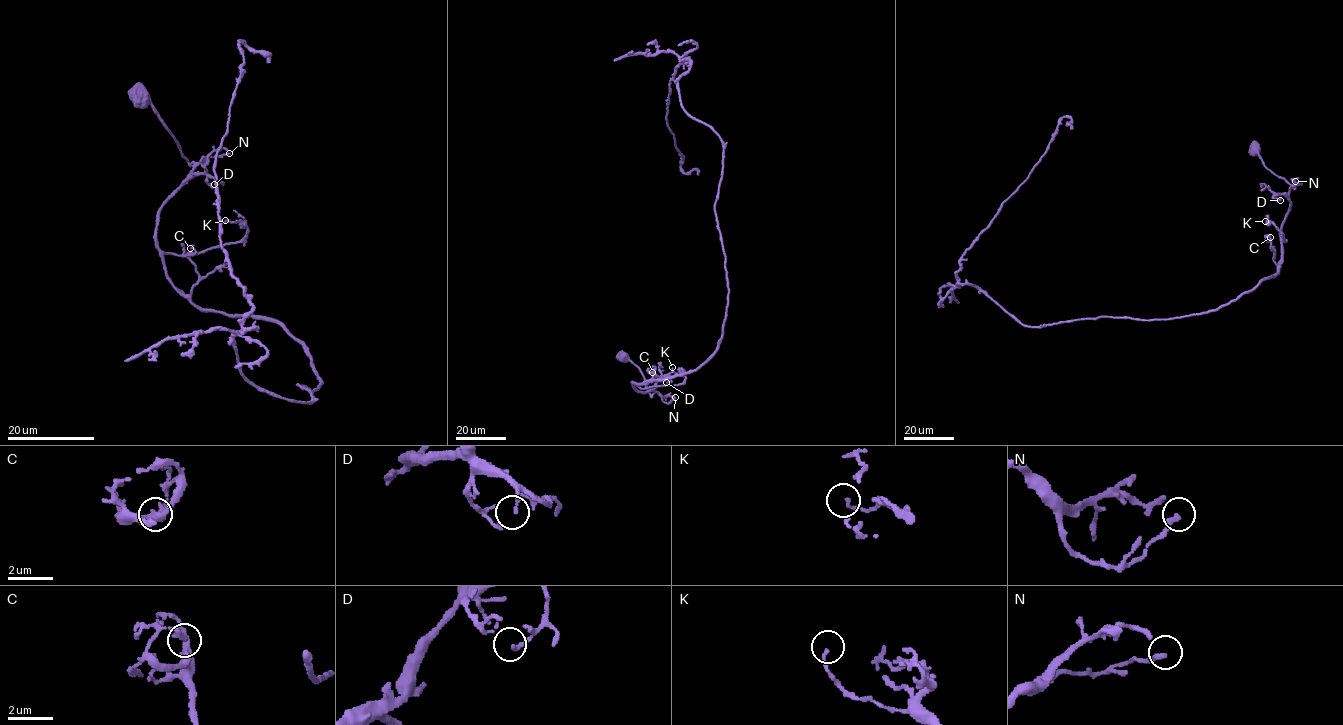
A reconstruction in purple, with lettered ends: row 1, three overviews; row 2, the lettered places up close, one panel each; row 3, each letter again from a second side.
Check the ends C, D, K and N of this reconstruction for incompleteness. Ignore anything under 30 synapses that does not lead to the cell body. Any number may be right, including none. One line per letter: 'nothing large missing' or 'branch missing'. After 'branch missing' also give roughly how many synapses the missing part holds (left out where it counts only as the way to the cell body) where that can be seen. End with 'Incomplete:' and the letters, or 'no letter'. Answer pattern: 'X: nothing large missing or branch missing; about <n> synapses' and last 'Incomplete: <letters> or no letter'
C: nothing large missing
D: nothing large missing
K: nothing large missing
N: nothing large missing
Incomplete: no letter

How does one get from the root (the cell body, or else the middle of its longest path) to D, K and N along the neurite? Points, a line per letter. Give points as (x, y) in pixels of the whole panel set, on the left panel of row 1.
D: (139, 96), (136, 90), (170, 131), (186, 160), (194, 162), (190, 176), (208, 174), (221, 182), (214, 184)
K: (139, 96), (136, 90), (194, 162), (160, 210), (157, 246), (188, 256), (239, 242), (247, 229), (225, 220)
N: (139, 96), (136, 90), (151, 105), (189, 164), (229, 153)

